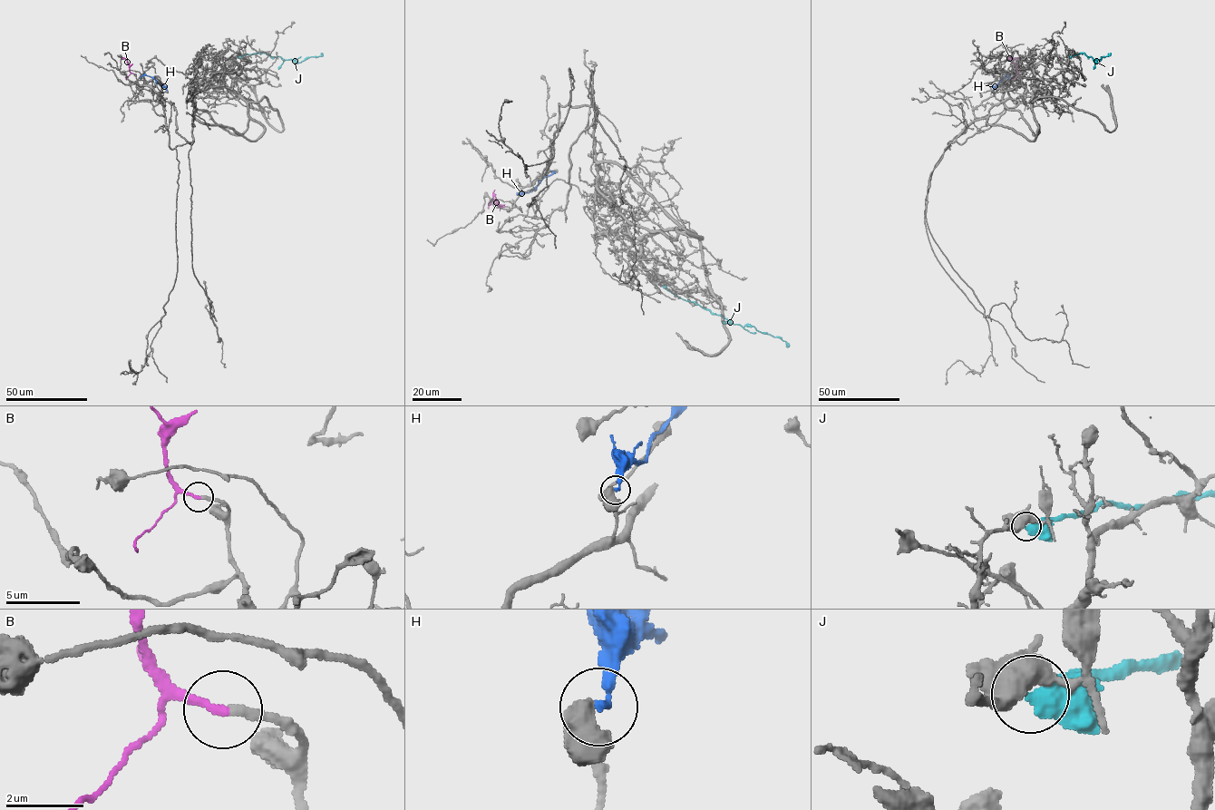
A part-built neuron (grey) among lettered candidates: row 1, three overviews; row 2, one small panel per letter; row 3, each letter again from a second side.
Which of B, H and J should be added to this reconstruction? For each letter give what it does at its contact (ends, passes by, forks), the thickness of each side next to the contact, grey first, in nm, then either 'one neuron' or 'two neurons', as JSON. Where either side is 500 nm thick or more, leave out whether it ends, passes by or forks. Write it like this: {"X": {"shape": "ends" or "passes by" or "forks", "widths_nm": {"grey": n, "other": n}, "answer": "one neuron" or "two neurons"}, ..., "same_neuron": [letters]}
{"B": {"shape": "ends", "widths_nm": {"grey": 240, "other": 220}, "answer": "one neuron"}, "H": {"widths_nm": {"grey": 650, "other": 220}, "answer": "two neurons"}, "J": {"widths_nm": {"grey": 400, "other": 500}, "answer": "two neurons"}, "same_neuron": ["B"]}

